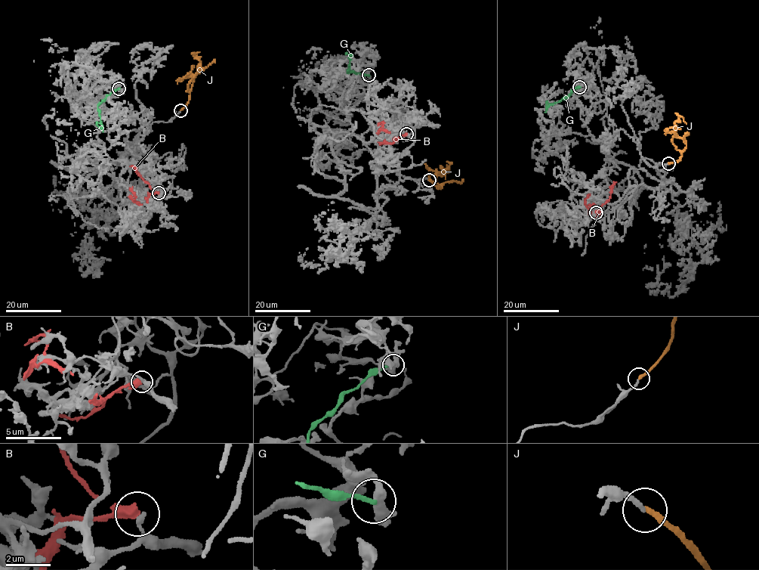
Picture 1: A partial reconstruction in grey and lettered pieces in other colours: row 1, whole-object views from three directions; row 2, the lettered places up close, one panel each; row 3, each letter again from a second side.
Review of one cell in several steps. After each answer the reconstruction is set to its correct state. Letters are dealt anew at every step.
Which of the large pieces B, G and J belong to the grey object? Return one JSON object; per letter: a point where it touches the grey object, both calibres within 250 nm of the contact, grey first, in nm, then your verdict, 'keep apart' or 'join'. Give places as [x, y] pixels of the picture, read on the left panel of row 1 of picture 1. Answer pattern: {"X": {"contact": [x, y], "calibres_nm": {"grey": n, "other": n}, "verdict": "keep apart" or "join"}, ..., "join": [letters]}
{"B": {"contact": [158, 193], "calibres_nm": {"grey": 220, "other": 500}, "verdict": "keep apart"}, "G": {"contact": [118, 88], "calibres_nm": {"grey": 360, "other": 190}, "verdict": "keep apart"}, "J": {"contact": [180, 110], "calibres_nm": {"grey": 190, "other": 240}, "verdict": "keep apart"}, "join": []}

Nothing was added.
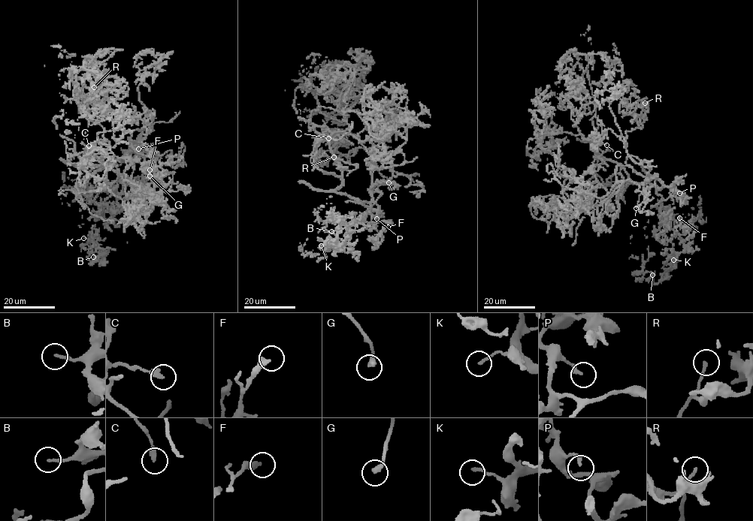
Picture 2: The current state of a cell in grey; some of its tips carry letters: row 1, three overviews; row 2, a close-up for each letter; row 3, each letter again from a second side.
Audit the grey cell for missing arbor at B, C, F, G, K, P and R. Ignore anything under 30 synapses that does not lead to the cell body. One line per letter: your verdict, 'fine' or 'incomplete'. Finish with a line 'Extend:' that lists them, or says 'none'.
B: incomplete
C: fine
F: fine
G: incomplete
K: fine
P: fine
R: incomplete
Extend: B, G, R

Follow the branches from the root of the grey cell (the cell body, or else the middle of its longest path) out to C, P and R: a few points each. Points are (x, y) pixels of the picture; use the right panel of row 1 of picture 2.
C: (657, 179), (663, 185), (660, 188), (633, 184), (620, 164), (598, 156), (603, 152), (597, 145), (606, 145)
P: (657, 179), (646, 180), (655, 179), (656, 193), (664, 200), (675, 182), (679, 193)
R: (657, 179), (632, 159), (623, 143), (626, 131), (640, 127), (638, 115), (633, 115), (639, 121), (645, 103)

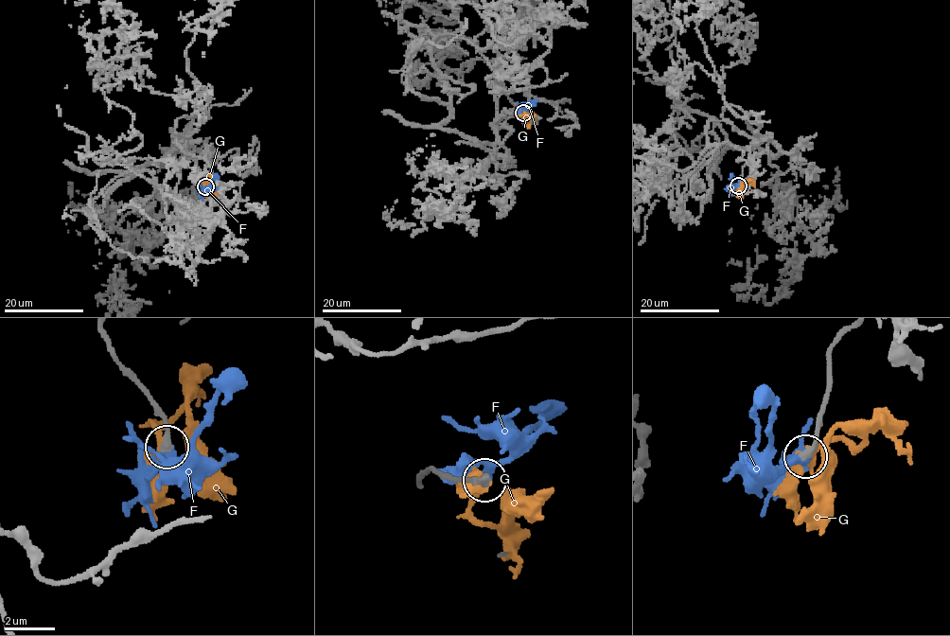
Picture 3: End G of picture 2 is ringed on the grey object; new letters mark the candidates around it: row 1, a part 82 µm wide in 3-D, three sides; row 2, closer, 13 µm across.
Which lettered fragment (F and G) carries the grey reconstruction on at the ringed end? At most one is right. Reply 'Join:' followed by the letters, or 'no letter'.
Join: F

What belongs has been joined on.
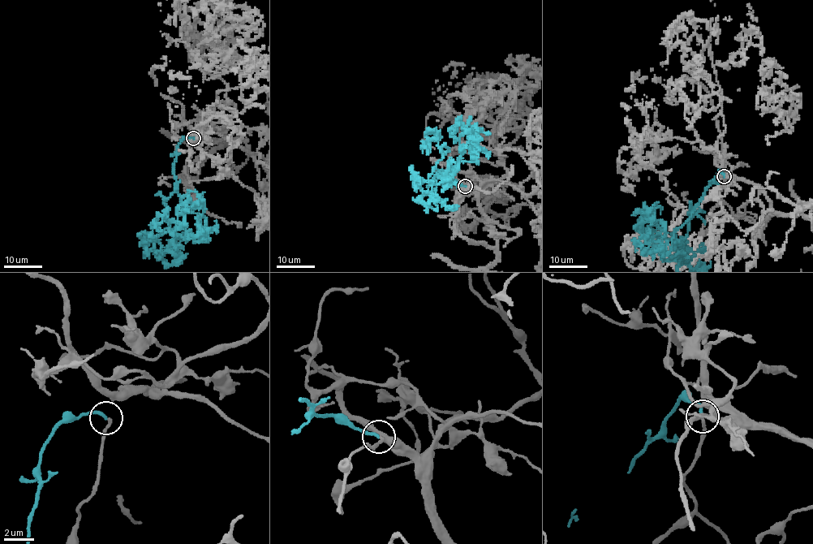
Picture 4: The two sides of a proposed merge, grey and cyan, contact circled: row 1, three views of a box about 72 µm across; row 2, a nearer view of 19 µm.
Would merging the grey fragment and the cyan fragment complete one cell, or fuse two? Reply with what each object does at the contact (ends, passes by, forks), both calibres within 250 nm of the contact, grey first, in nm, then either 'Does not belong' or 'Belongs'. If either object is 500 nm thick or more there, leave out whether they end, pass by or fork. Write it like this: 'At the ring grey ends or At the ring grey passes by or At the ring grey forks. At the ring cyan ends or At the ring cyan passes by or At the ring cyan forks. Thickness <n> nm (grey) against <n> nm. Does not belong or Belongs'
At the ring grey passes by. At the ring cyan ends. Thickness 140 nm (grey) against 220 nm. Belongs

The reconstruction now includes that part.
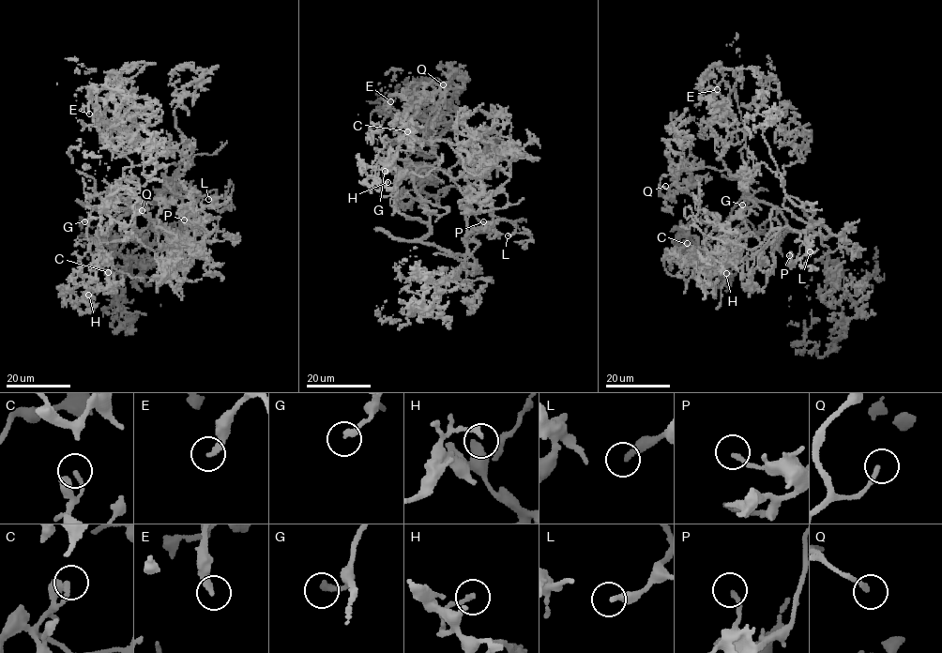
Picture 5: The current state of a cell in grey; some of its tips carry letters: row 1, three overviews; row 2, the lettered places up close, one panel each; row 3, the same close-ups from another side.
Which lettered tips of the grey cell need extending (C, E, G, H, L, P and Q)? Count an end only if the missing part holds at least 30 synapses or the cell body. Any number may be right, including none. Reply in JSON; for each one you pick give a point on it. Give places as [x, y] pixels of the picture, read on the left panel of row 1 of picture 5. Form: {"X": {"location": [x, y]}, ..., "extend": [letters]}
{"E": {"location": [89, 113]}, "L": {"location": [208, 199]}, "Q": {"location": [142, 210]}, "extend": ["E", "L", "Q"]}

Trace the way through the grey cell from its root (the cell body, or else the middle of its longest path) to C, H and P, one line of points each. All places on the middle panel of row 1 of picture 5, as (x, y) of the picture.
C: (467, 243), (457, 255), (428, 245), (429, 226), (396, 209), (403, 172), (387, 163), (414, 152), (407, 131)
H: (467, 243), (457, 255), (422, 241), (429, 226), (394, 205), (403, 172), (379, 157), (370, 176), (387, 182)
P: (467, 243), (467, 231), (473, 229), (489, 231), (492, 226), (483, 221)

